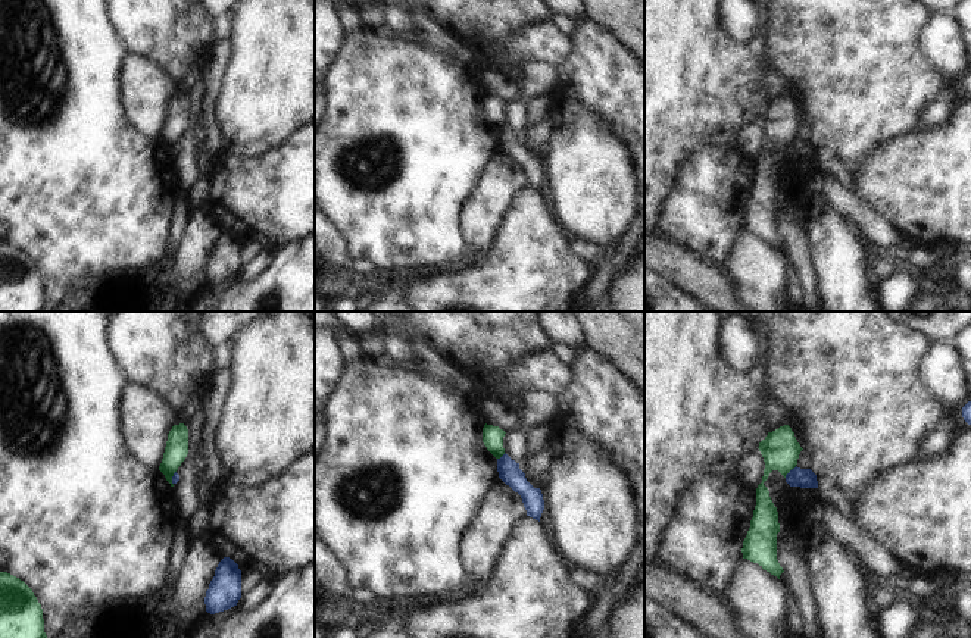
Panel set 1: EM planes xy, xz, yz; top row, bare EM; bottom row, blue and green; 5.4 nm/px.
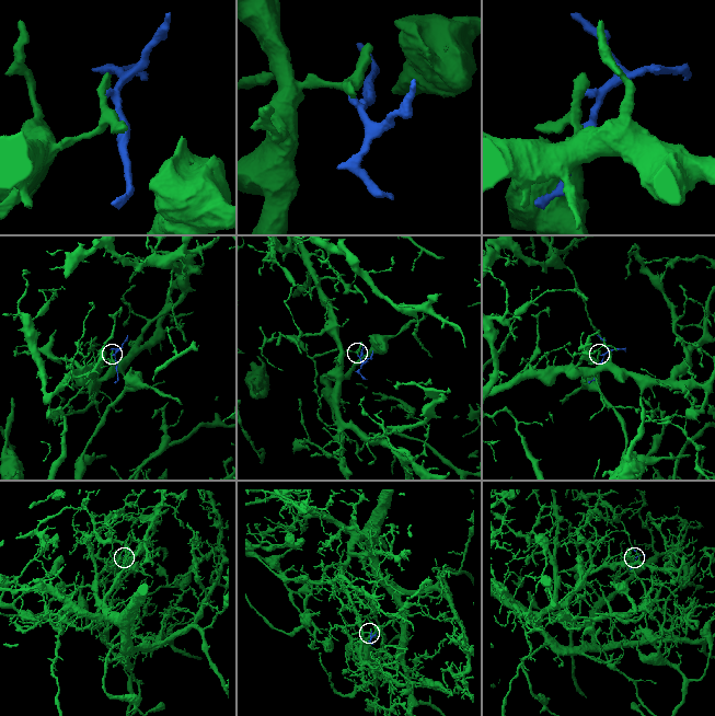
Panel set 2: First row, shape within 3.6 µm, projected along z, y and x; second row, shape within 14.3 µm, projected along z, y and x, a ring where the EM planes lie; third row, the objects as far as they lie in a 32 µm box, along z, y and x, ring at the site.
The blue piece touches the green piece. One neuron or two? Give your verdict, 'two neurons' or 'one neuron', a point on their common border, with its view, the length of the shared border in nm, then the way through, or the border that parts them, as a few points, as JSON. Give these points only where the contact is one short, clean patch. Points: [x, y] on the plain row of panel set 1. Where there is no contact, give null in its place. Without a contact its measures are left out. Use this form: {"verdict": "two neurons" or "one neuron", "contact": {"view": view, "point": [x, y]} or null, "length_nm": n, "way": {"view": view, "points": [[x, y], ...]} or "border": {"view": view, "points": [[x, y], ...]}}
{"verdict": "two neurons", "contact": {"view": "yz", "point": [790, 141]}, "length_nm": 90, "border": {"view": "yz", "points": [[796, 137], [784, 147]]}}

